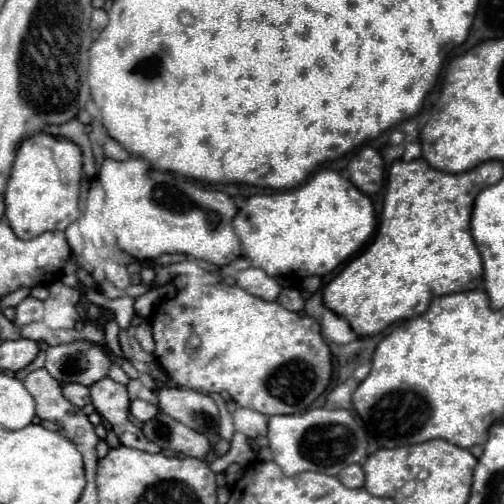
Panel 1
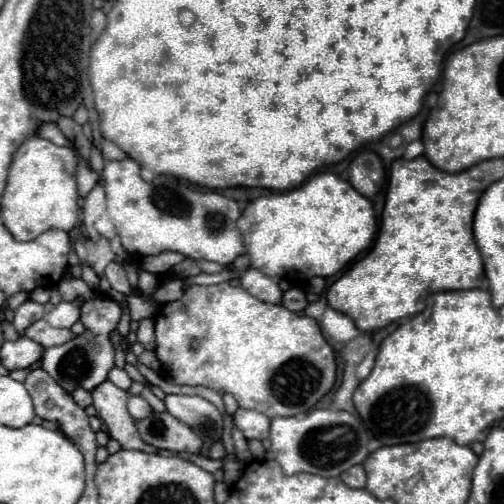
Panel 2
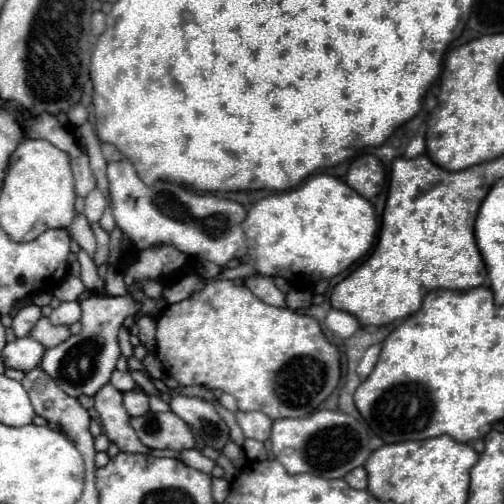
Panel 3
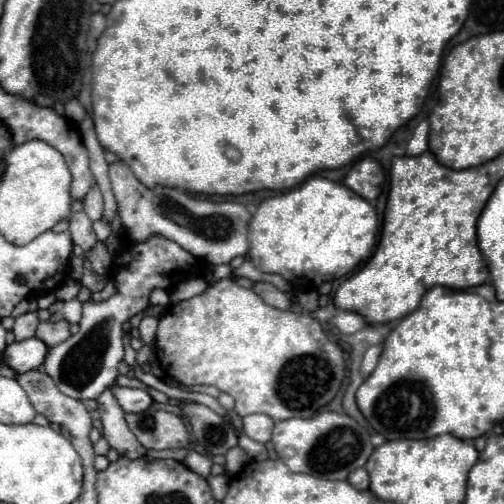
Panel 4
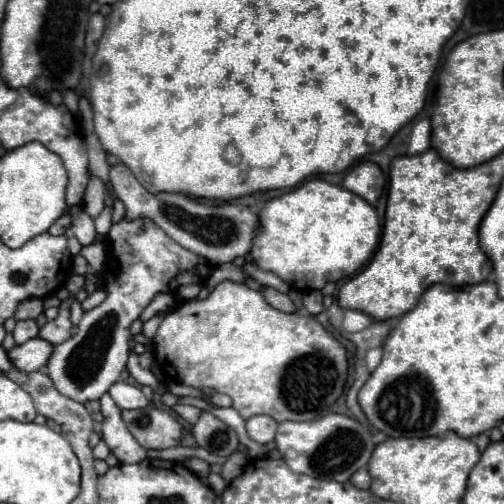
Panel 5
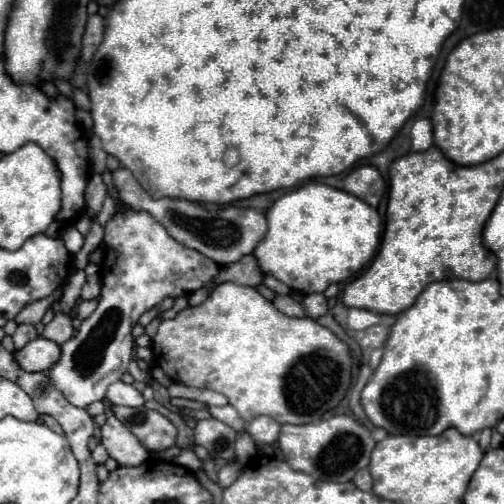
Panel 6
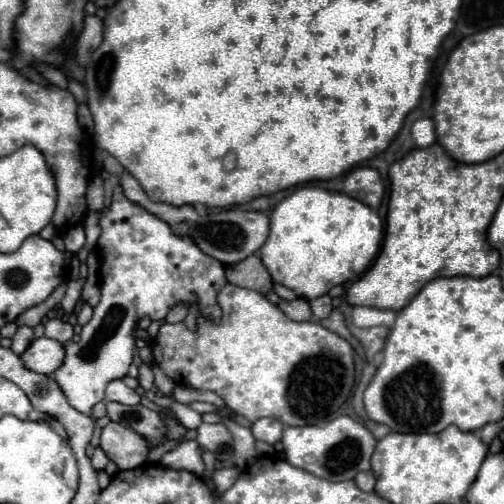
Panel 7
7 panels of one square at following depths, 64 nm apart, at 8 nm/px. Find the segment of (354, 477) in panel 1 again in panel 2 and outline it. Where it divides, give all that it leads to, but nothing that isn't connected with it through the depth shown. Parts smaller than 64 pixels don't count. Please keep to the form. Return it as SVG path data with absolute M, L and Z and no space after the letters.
M352 466L348 472L342 472L340 478L350 488L364 488L366 486L366 472L362 466Z

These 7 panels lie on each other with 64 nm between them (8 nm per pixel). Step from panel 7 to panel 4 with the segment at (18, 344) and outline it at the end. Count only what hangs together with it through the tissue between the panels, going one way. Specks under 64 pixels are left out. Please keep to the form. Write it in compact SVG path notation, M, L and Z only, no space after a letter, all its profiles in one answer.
M28 312L28 314L22 314L16 318L14 322L14 336L16 340L26 340L26 338L32 338L34 332L36 332L36 326L38 326L38 314L36 312Z

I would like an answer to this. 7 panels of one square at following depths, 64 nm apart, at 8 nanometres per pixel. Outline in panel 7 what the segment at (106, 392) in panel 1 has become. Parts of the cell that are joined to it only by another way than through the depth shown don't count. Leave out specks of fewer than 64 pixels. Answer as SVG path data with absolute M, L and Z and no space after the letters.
M110 422L108 426L104 426L100 448L118 466L118 470L132 470L142 466L150 450L148 440L144 440L144 436L116 422Z

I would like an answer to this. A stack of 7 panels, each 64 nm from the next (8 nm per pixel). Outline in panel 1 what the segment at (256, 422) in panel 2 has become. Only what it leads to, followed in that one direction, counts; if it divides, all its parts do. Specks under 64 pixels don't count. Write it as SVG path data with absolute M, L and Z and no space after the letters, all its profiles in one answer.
M236 408L234 412L234 428L248 438L260 438L268 432L268 416L252 410L252 408Z

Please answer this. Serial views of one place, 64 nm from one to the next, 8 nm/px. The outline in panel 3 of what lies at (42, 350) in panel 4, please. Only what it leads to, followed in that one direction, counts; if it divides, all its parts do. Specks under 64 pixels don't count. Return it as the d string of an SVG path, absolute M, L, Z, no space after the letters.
M16 338L14 342L8 342L2 358L6 368L30 372L32 368L40 366L40 360L44 356L44 346L34 338Z

